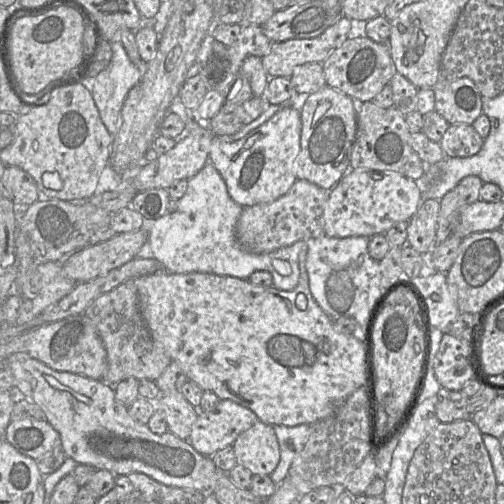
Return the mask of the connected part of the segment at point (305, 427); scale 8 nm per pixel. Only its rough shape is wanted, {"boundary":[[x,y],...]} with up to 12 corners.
{"boundary":[[309,424],[273,426],[280,461],[270,474],[276,485],[311,433]]}

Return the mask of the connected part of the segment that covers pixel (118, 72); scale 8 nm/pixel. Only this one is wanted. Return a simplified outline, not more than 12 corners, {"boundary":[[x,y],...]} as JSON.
{"boundary":[[121,42],[109,65],[83,85],[111,135],[141,71]]}

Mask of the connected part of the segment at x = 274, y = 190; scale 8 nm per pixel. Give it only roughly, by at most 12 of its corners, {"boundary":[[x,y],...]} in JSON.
{"boundary":[[179,96],[196,137],[241,207],[270,203],[297,177],[300,112],[284,104],[242,139],[217,137]]}

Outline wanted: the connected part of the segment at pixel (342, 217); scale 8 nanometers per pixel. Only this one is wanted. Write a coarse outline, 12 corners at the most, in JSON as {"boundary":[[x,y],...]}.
{"boundary":[[350,169],[328,192],[329,237],[372,237],[409,221],[406,176]]}

